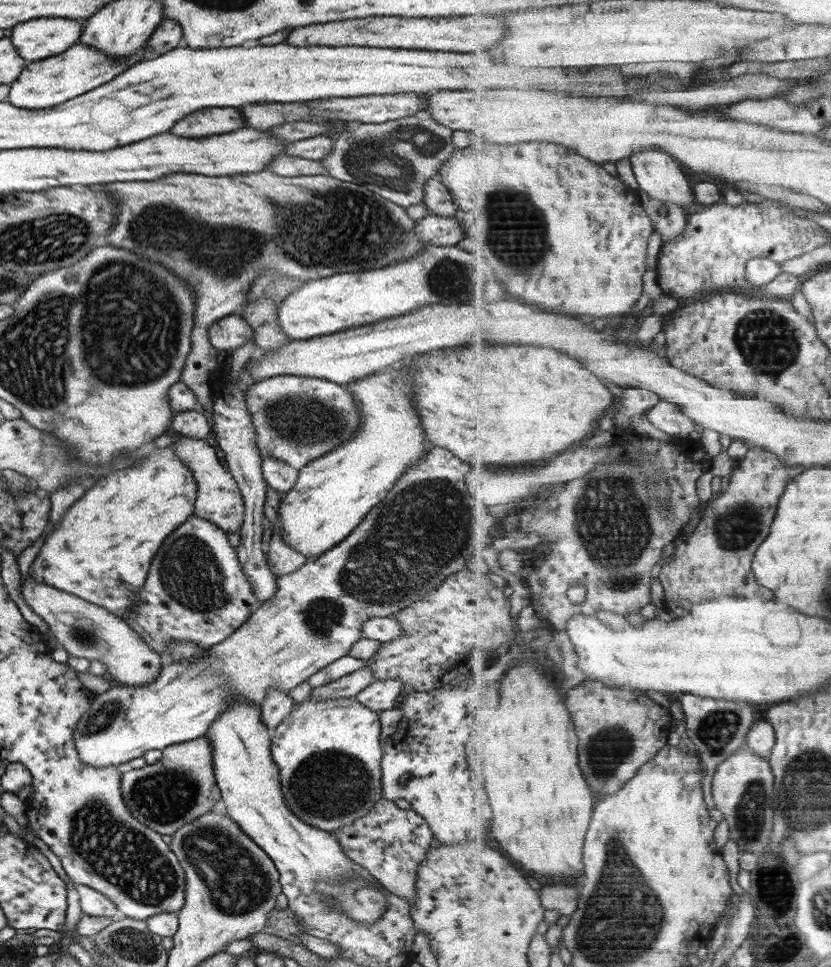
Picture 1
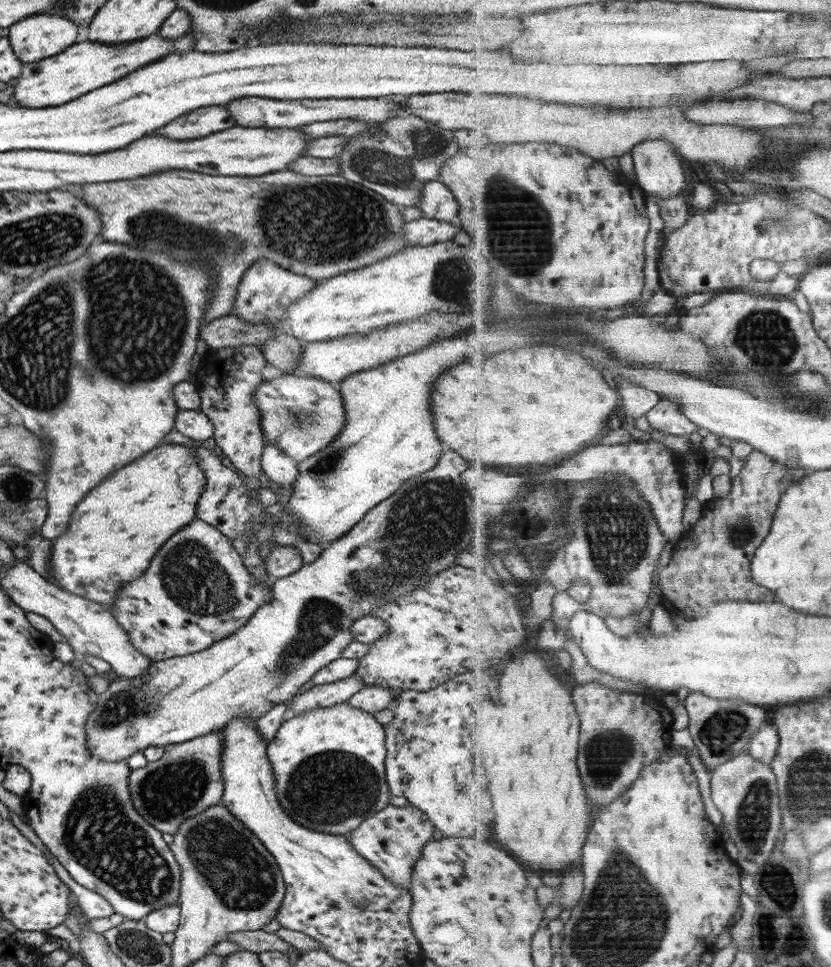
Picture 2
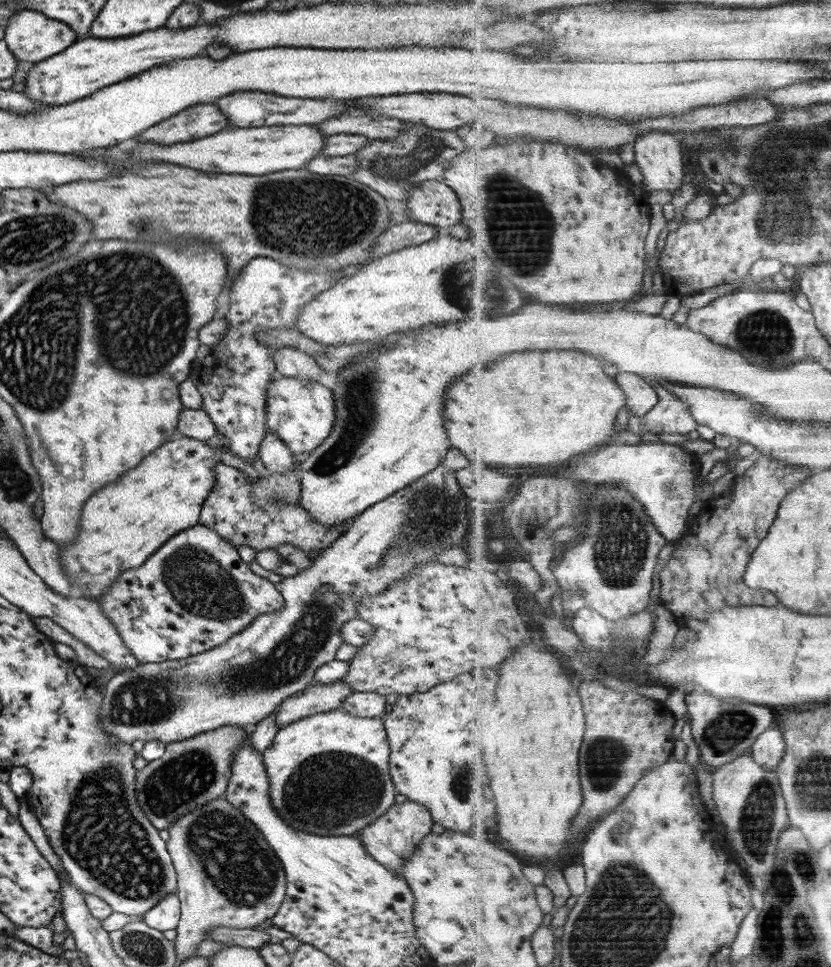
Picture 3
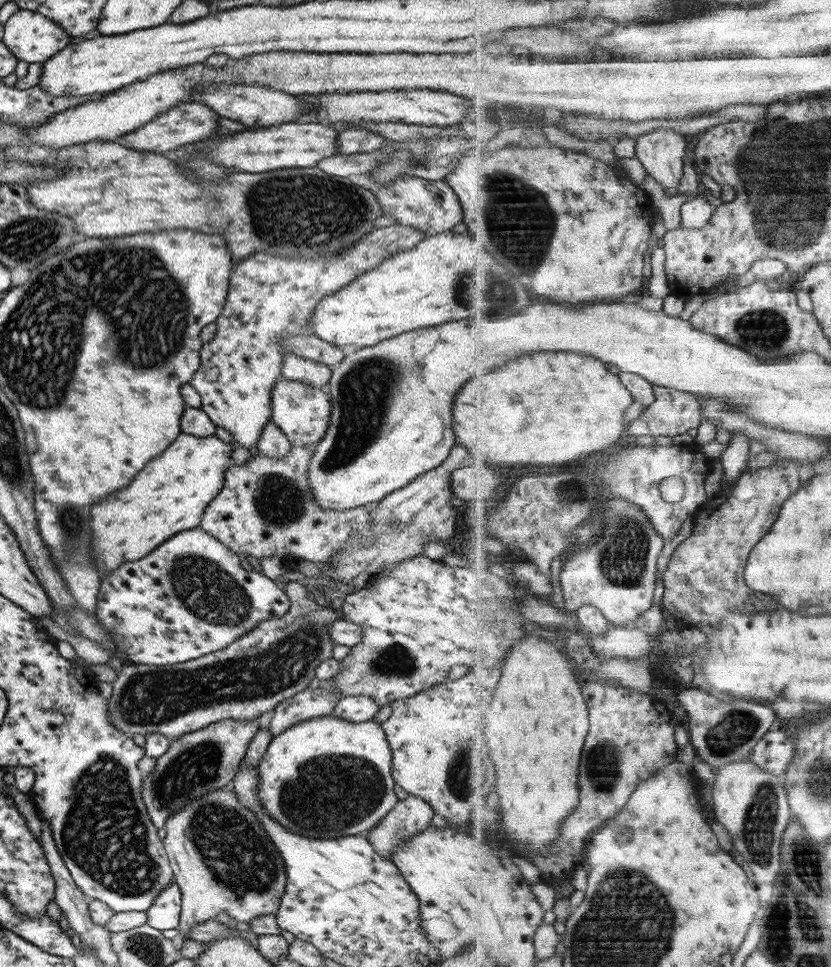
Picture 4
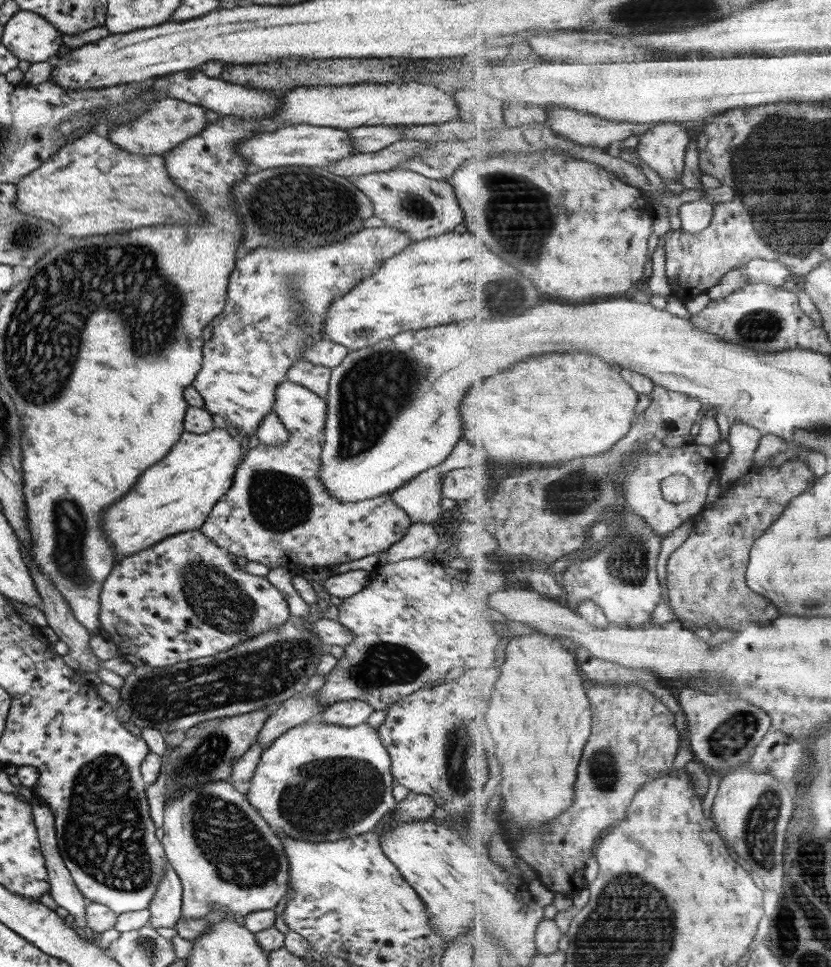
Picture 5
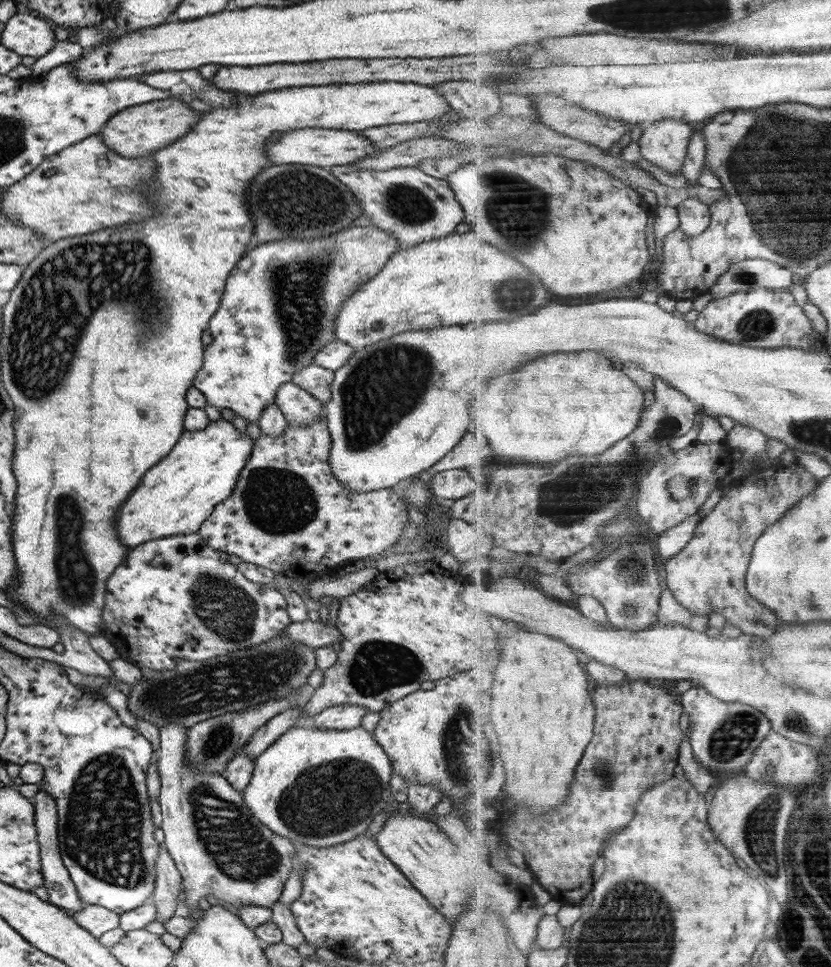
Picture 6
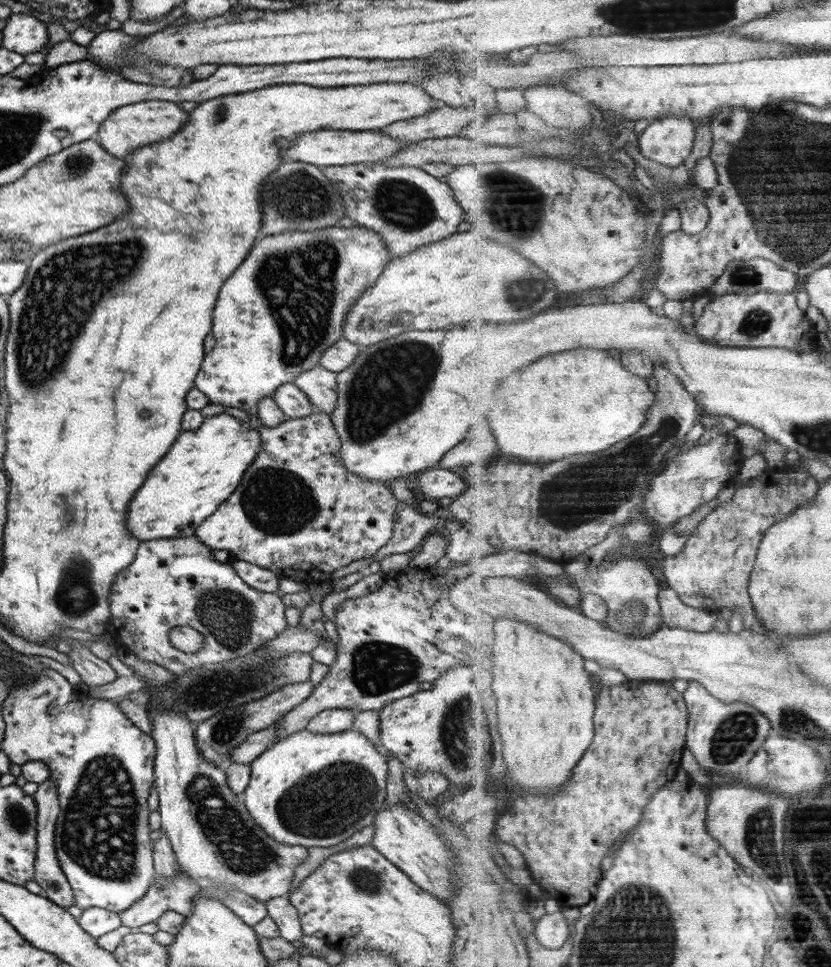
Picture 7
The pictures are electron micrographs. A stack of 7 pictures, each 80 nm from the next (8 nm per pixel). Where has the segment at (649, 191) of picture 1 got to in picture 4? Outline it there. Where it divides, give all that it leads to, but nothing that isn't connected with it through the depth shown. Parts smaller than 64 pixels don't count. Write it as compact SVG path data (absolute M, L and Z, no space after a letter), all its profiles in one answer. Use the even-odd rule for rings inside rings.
M668 128L655 129L637 138L635 153L645 171L658 183L665 188L679 188L685 172L685 134Z

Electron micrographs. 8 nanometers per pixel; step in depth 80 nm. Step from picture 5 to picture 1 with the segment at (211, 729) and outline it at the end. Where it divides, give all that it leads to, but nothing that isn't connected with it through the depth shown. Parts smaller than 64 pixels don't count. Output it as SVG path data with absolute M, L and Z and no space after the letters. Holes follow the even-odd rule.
M201 736L185 743L166 746L157 762L121 773L120 791L134 819L160 835L172 835L183 823L204 815L220 799L209 743Z

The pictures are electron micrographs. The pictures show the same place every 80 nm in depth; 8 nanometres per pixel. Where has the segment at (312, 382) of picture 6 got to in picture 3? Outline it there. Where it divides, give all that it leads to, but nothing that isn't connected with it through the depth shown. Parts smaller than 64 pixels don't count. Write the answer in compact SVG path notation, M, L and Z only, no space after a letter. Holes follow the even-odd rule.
M274 345L272 351L275 370L285 377L297 377L303 380L316 380L323 373L314 358L294 346Z

